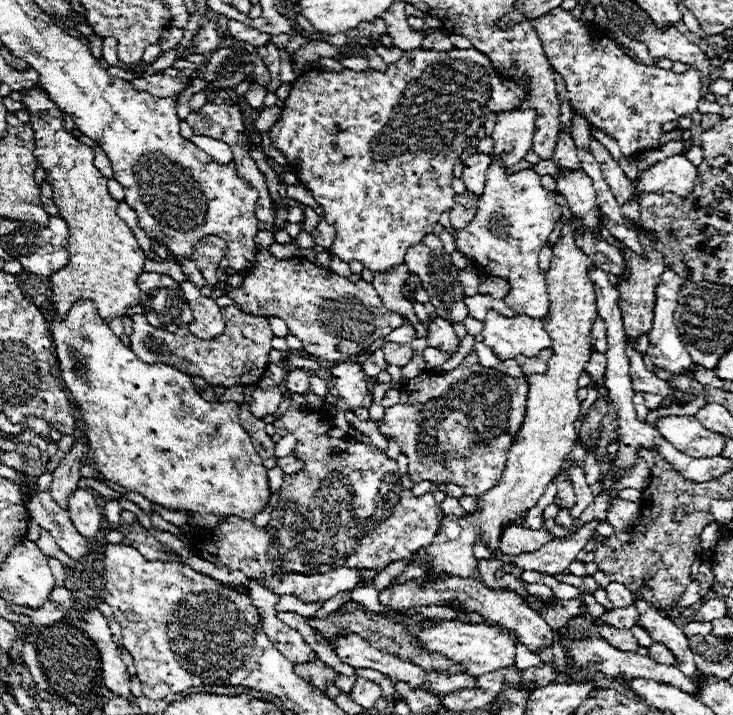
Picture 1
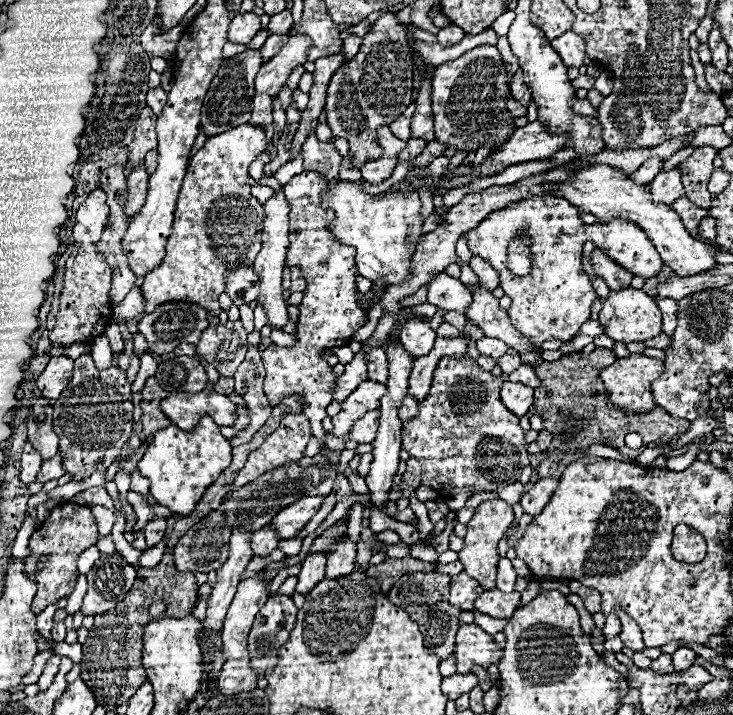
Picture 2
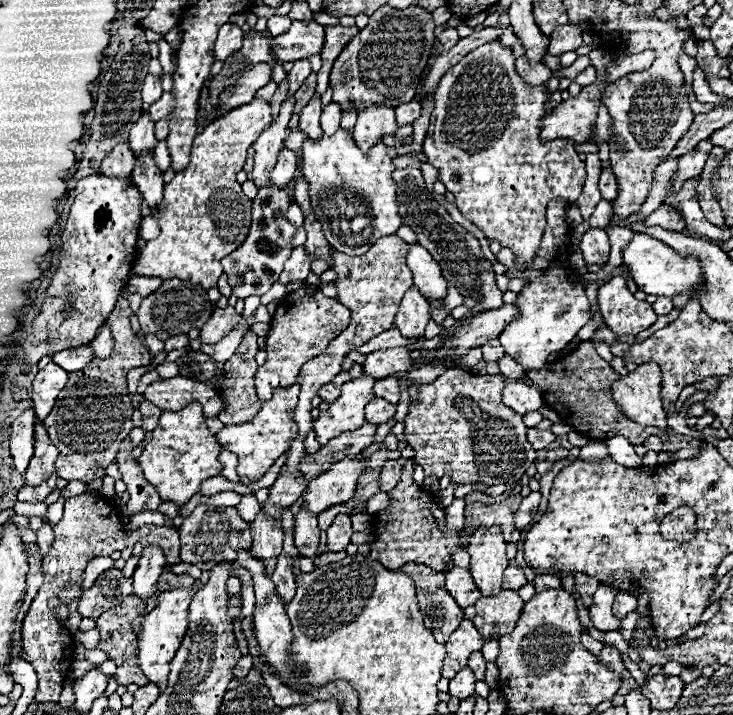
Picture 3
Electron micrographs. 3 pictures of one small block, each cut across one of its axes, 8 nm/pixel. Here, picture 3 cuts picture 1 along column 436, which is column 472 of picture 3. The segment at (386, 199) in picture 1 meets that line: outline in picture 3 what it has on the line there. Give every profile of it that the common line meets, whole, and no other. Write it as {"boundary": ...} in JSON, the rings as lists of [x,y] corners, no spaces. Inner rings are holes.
{"boundary":[[[488,42],[472,50],[442,76],[434,94],[430,130],[424,140],[428,164],[440,170],[438,180],[456,196],[456,206],[464,218],[476,224],[488,240],[498,240],[502,248],[510,248],[516,254],[518,268],[530,266],[536,250],[540,250],[548,202],[554,198],[576,200],[586,178],[584,162],[578,158],[572,140],[540,142],[540,120],[550,112],[544,108],[548,100],[544,86],[530,86],[516,74],[510,48],[504,48],[500,42]]]}

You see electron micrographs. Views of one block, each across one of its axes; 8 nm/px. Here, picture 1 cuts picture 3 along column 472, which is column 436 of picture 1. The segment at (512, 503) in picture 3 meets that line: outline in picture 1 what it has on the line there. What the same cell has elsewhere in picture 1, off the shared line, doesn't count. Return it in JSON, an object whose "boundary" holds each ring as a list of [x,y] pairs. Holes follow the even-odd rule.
{"boundary":[[[288,410],[284,412],[280,418],[274,420],[274,426],[276,426],[276,434],[280,436],[286,436],[286,434],[294,434],[298,438],[298,446],[294,450],[294,454],[298,458],[302,458],[306,462],[306,468],[298,474],[290,474],[290,476],[284,476],[284,484],[282,484],[282,496],[280,496],[280,502],[276,504],[274,512],[272,512],[272,520],[268,522],[268,534],[272,534],[272,544],[270,544],[270,558],[274,560],[274,564],[278,568],[282,568],[282,572],[290,574],[290,572],[296,572],[296,574],[322,574],[334,566],[364,566],[364,568],[384,568],[386,564],[390,562],[396,562],[396,560],[402,560],[402,558],[410,558],[410,554],[414,554],[418,548],[422,546],[428,546],[434,538],[434,534],[438,532],[438,524],[440,524],[440,518],[444,516],[440,506],[436,504],[434,496],[432,494],[424,494],[424,496],[412,496],[410,490],[406,488],[400,488],[400,474],[398,474],[398,464],[394,460],[390,460],[386,454],[382,454],[376,446],[368,446],[364,442],[356,442],[354,438],[328,438],[326,436],[326,430],[328,430],[328,424],[330,424],[330,418],[324,416],[322,412],[314,412],[314,410]]]}

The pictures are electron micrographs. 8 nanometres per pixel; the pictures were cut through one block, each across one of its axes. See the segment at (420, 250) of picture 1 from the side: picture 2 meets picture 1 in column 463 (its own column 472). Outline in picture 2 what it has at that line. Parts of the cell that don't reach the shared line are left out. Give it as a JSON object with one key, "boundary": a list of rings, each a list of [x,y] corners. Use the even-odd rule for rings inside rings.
{"boundary":[[[476,284],[472,290],[472,304],[466,308],[466,318],[478,324],[488,338],[498,338],[506,342],[510,348],[518,350],[524,364],[534,366],[536,360],[540,360],[540,350],[530,350],[528,342],[522,338],[522,334],[510,324],[508,312],[500,308],[498,298],[492,296],[490,290]]]}

